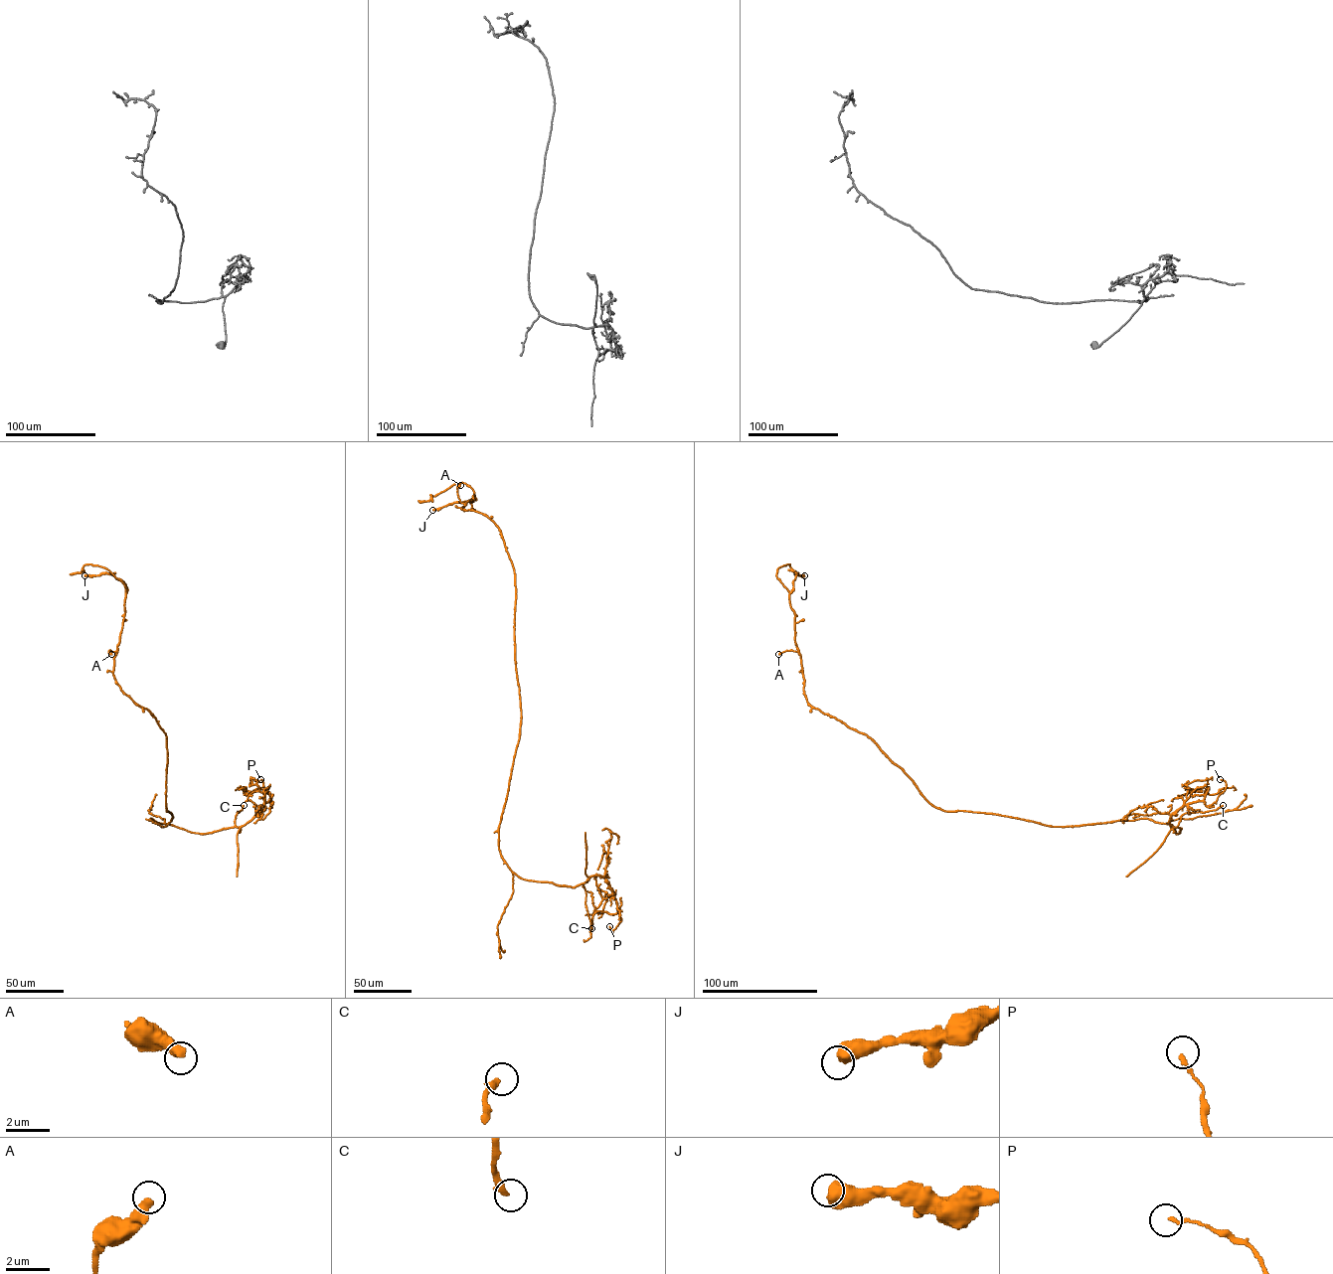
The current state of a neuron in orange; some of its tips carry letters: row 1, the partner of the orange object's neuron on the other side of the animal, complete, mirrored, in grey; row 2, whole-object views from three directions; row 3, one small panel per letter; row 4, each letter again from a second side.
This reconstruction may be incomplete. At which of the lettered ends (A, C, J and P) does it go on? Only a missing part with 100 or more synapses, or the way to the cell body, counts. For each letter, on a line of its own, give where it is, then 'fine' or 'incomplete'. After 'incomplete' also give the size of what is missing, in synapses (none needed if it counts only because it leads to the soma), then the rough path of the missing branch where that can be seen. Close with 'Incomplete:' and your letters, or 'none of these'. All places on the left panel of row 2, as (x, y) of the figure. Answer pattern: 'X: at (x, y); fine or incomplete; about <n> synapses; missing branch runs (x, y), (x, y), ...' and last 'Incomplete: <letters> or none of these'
A: at (111, 654); fine
C: at (244, 805); fine
J: at (84, 575); fine
P: at (260, 779); fine
Incomplete: none of these

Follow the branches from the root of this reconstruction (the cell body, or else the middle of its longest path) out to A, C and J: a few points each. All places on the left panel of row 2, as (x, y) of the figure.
A: (169, 812), (166, 803), (166, 735), (153, 715), (121, 690), (113, 673), (116, 651), (109, 650), (111, 654)
C: (169, 812), (172, 817), (165, 826), (150, 820), (206, 834), (234, 827), (236, 816), (244, 805)
J: (169, 812), (166, 803), (166, 734), (148, 710), (122, 692), (113, 673), (126, 587), (110, 573), (84, 575)

